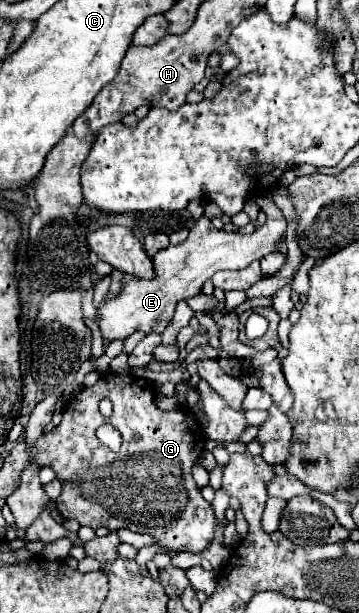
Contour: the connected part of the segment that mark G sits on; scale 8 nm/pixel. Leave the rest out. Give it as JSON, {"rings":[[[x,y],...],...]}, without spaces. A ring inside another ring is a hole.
{"rings":[[[133,374],[125,376],[101,376],[99,382],[91,388],[83,388],[75,398],[67,404],[67,410],[63,414],[63,420],[59,426],[55,426],[51,432],[43,434],[33,450],[43,450],[39,454],[41,466],[51,466],[63,484],[61,496],[57,500],[57,508],[63,514],[63,518],[75,518],[81,526],[99,528],[105,526],[109,530],[121,530],[127,528],[131,532],[149,534],[157,540],[163,548],[181,548],[185,546],[189,552],[197,554],[209,546],[209,542],[215,536],[217,520],[213,514],[213,506],[201,496],[201,490],[197,488],[191,468],[203,454],[205,444],[205,432],[201,424],[195,420],[195,414],[189,410],[171,410],[163,412],[155,406],[155,392],[151,384],[145,378],[135,378]],[[107,398],[113,404],[113,416],[103,418],[99,412],[99,402]],[[99,424],[111,424],[117,428],[123,436],[123,464],[121,464],[121,448],[119,452],[111,452],[107,446],[103,446],[95,430]],[[135,436],[141,436],[135,440]]]}

